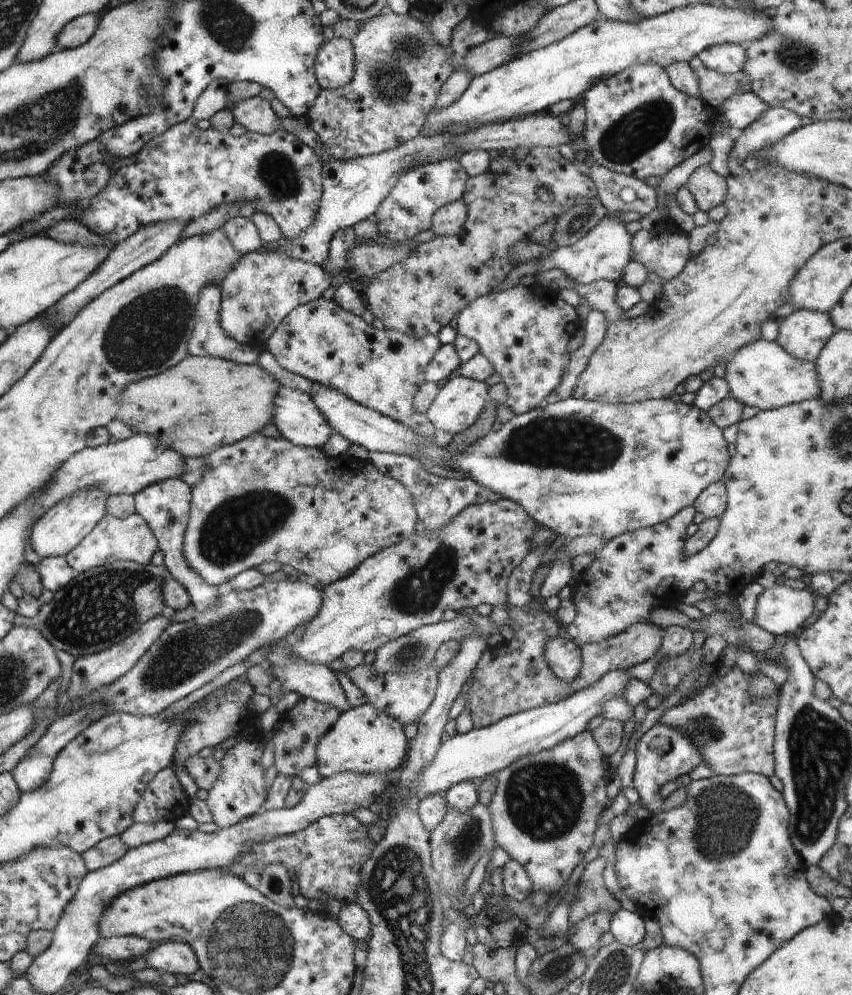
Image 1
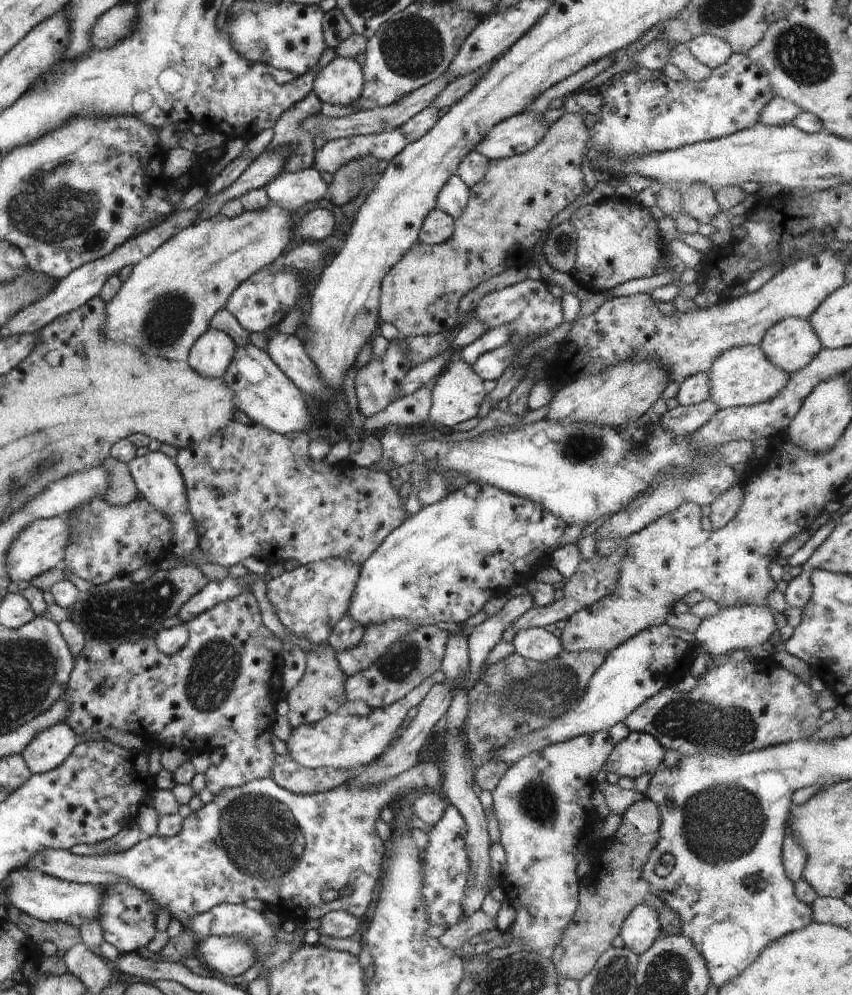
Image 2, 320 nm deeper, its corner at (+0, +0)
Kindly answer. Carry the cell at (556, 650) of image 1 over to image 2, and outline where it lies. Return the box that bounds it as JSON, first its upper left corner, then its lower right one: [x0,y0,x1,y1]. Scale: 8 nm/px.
[513,627,563,662]

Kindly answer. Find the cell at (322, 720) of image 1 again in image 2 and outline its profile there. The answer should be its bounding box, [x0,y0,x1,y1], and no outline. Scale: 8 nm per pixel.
[286,642,347,730]

